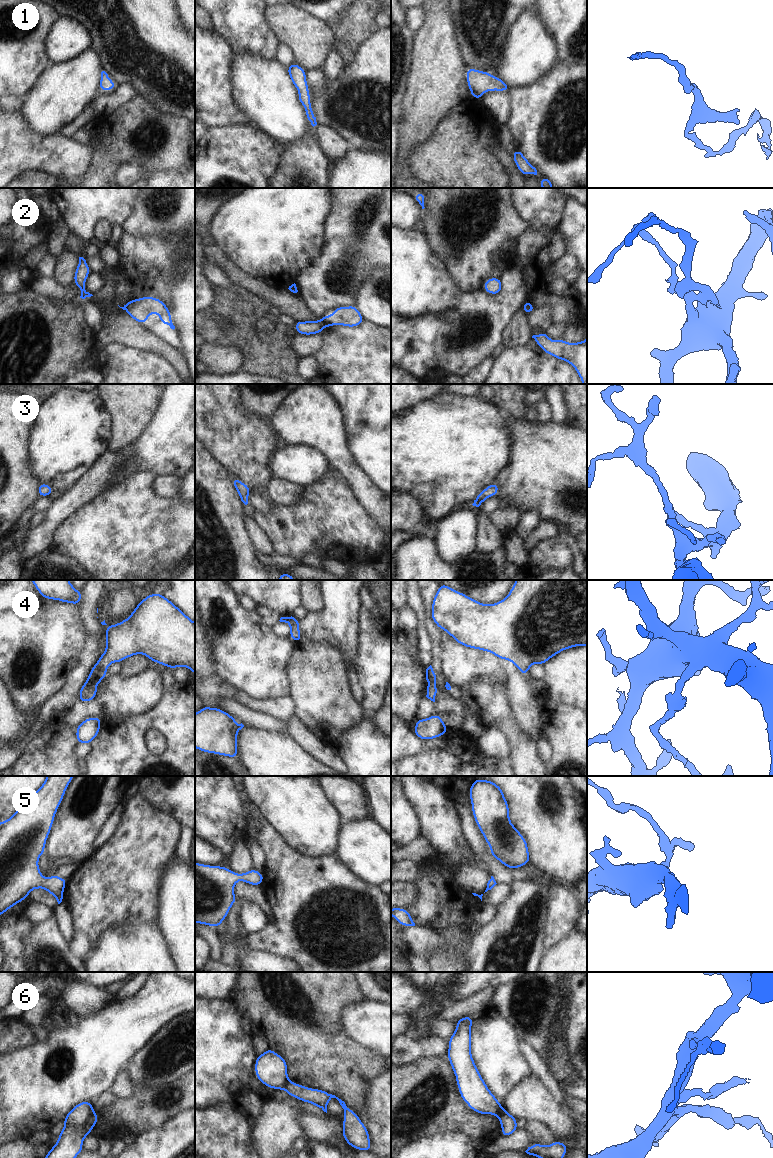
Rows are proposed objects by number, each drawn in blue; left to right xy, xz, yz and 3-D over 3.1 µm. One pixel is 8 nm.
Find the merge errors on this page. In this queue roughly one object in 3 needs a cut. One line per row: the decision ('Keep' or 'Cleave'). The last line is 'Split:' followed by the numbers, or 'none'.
1: Keep
2: Cleave
3: Keep
4: Cleave
5: Keep
6: Cleave
Split: 2, 4, 6

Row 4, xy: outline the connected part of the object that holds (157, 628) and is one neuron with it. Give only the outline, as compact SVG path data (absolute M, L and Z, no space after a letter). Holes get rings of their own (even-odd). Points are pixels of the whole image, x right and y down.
M150 593L138 602L127 619L107 626L106 649L91 669L88 675L89 681L100 683L106 677L110 664L121 663L136 654L143 654L151 662L157 662L171 669L187 667L193 675L195 674L195 622L162 594ZM105 620L101 624L107 625Z

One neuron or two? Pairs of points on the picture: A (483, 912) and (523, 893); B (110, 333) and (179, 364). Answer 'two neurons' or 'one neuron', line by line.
A: two neurons
B: one neuron

